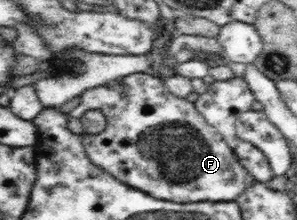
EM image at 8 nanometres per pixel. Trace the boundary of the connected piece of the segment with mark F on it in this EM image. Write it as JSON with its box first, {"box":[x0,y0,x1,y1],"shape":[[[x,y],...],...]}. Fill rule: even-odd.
{"box":[68,72,256,202],"shape":[[[139,72],[120,80],[117,87],[83,90],[80,104],[68,114],[69,131],[80,136],[93,164],[130,187],[159,200],[171,202],[235,201],[256,182],[237,160],[223,135],[199,114],[193,102],[175,96],[151,72]],[[90,110],[101,110],[107,126],[96,134],[85,133],[81,118]]]}

